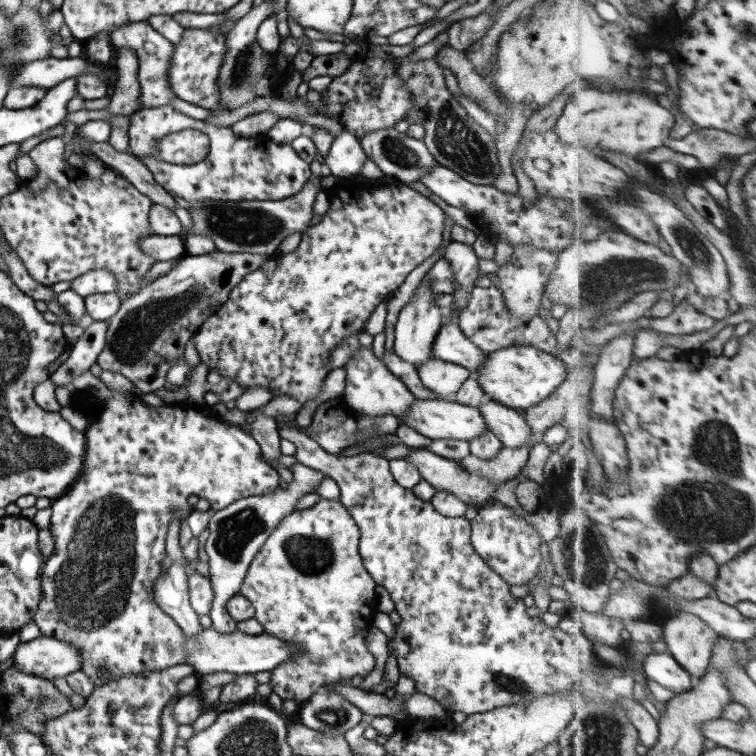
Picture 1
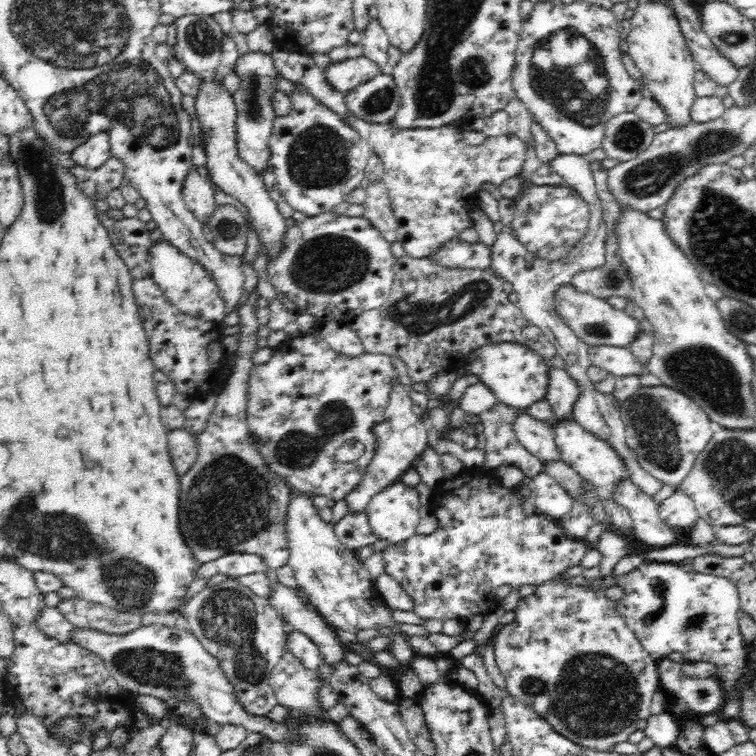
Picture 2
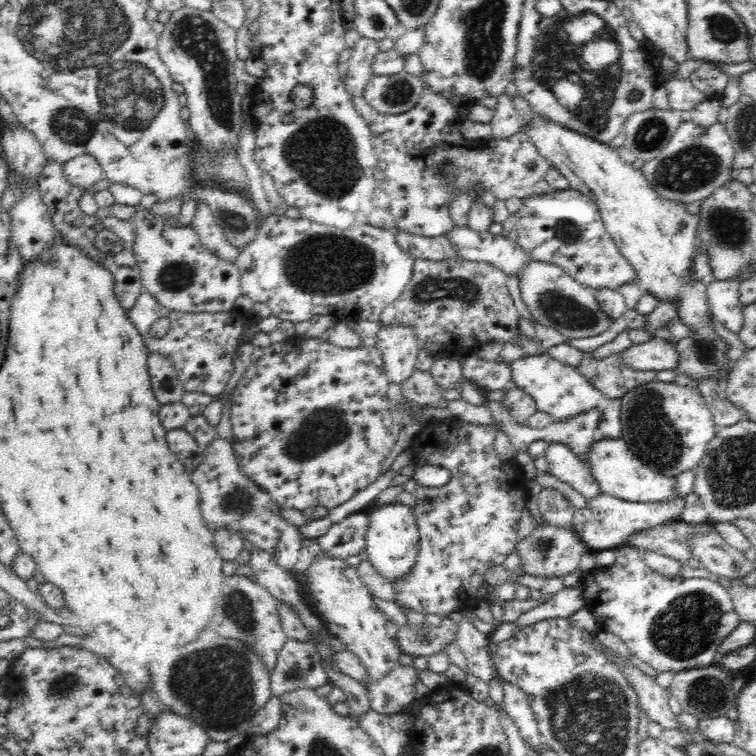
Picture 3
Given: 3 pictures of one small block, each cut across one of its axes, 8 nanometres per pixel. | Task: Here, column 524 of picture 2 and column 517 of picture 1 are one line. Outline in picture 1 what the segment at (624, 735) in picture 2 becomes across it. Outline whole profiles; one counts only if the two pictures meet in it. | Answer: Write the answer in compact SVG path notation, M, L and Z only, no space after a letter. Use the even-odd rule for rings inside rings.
M285 424L281 427L278 426L278 428L281 438L290 440L290 442L293 442L297 446L295 457L298 462L301 462L304 466L323 472L326 477L336 481L336 484L339 486L339 502L346 508L361 533L359 554L362 558L363 565L366 567L368 574L375 580L375 583L383 586L389 592L390 598L395 604L395 612L402 620L400 624L395 626L394 638L388 639L388 650L396 657L399 672L406 674L406 676L409 676L415 682L417 692L431 696L434 700L437 700L449 714L453 712L465 712L469 715L485 713L502 706L510 706L511 704L523 704L527 700L534 700L535 698L539 698L539 696L544 696L551 692L557 692L558 694L571 694L571 692L574 692L578 703L582 701L582 694L584 694L586 705L592 703L592 701L605 702L607 700L608 690L610 690L610 680L612 678L604 680L601 675L599 670L603 670L605 662L595 652L593 642L585 634L568 634L562 632L560 628L550 628L550 626L546 626L542 622L541 616L534 618L528 616L526 614L527 607L524 605L523 599L512 595L510 593L510 585L474 552L474 548L470 544L470 521L466 520L465 517L452 518L442 516L441 513L434 510L430 501L420 500L420 498L414 496L412 489L408 490L402 488L402 486L398 486L390 472L389 460L384 457L372 455L368 452L349 457L336 456L326 452L314 439L305 435L302 431L294 429L292 425Z

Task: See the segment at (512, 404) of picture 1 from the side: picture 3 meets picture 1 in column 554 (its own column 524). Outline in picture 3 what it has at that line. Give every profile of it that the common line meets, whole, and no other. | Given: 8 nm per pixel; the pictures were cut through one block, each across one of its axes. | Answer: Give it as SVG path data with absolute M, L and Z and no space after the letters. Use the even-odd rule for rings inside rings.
M526 354L518 360L507 364L508 373L512 375L512 381L516 387L520 387L530 393L538 410L547 412L552 421L570 420L576 414L599 410L610 404L610 399L594 388L586 377L578 372L577 367L560 362L547 354Z

